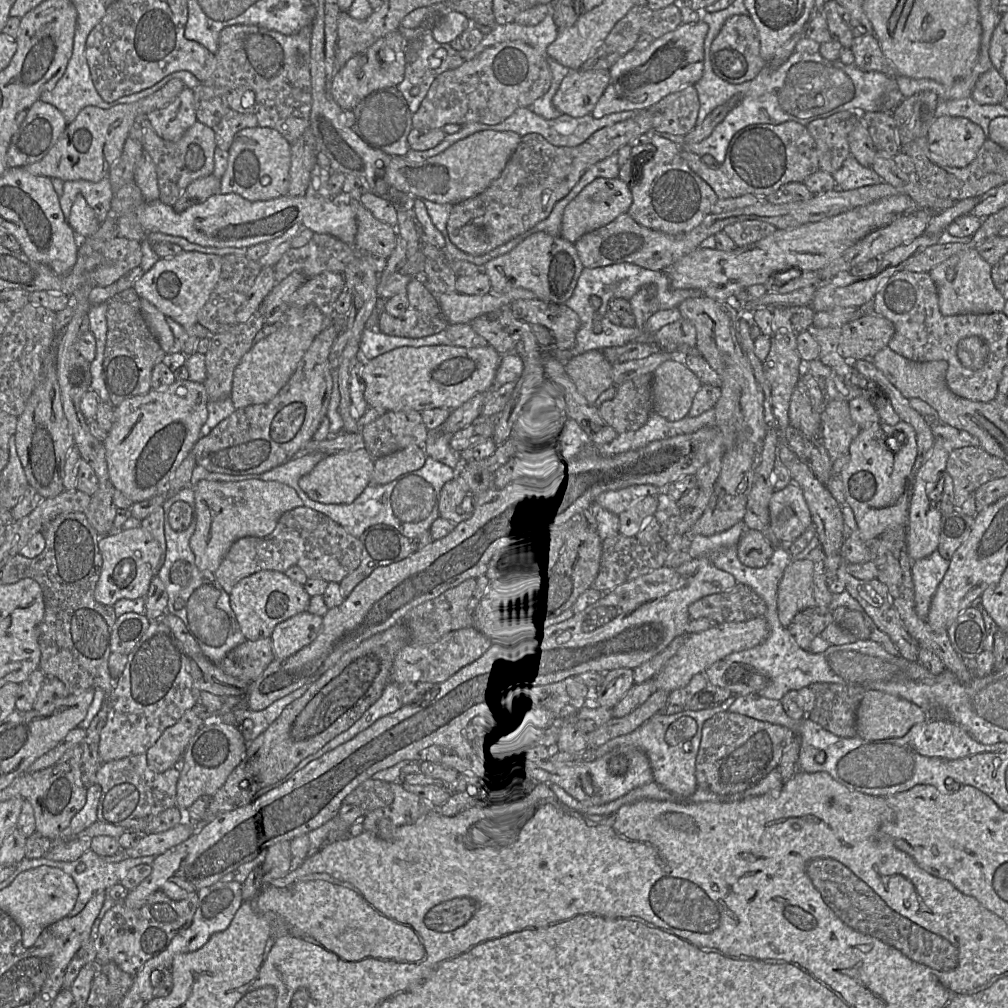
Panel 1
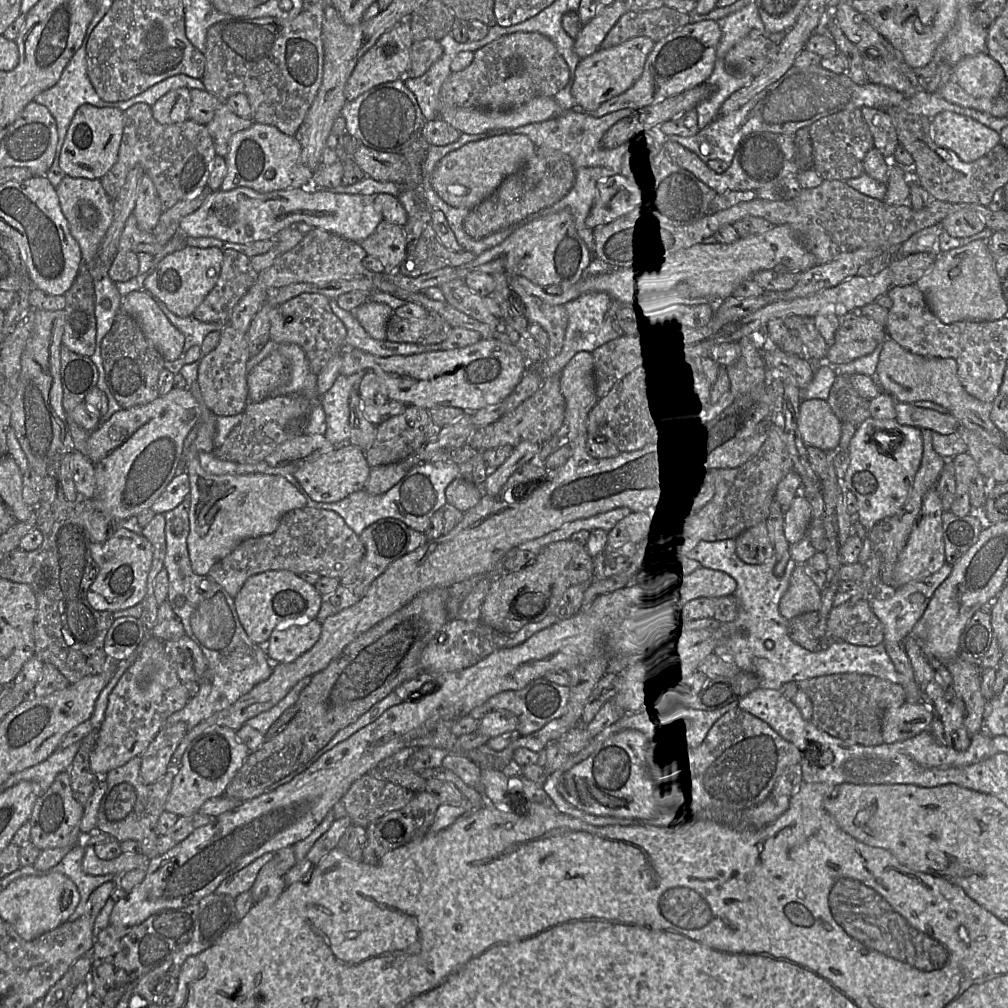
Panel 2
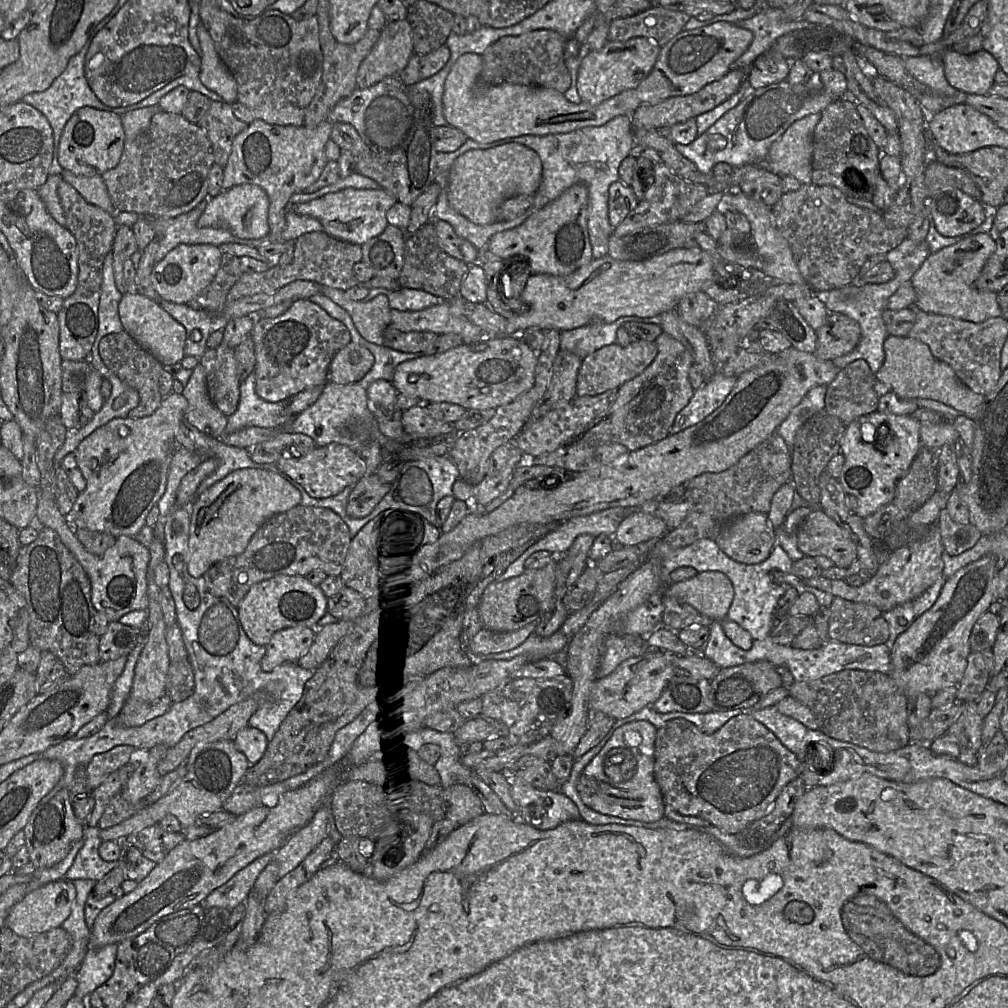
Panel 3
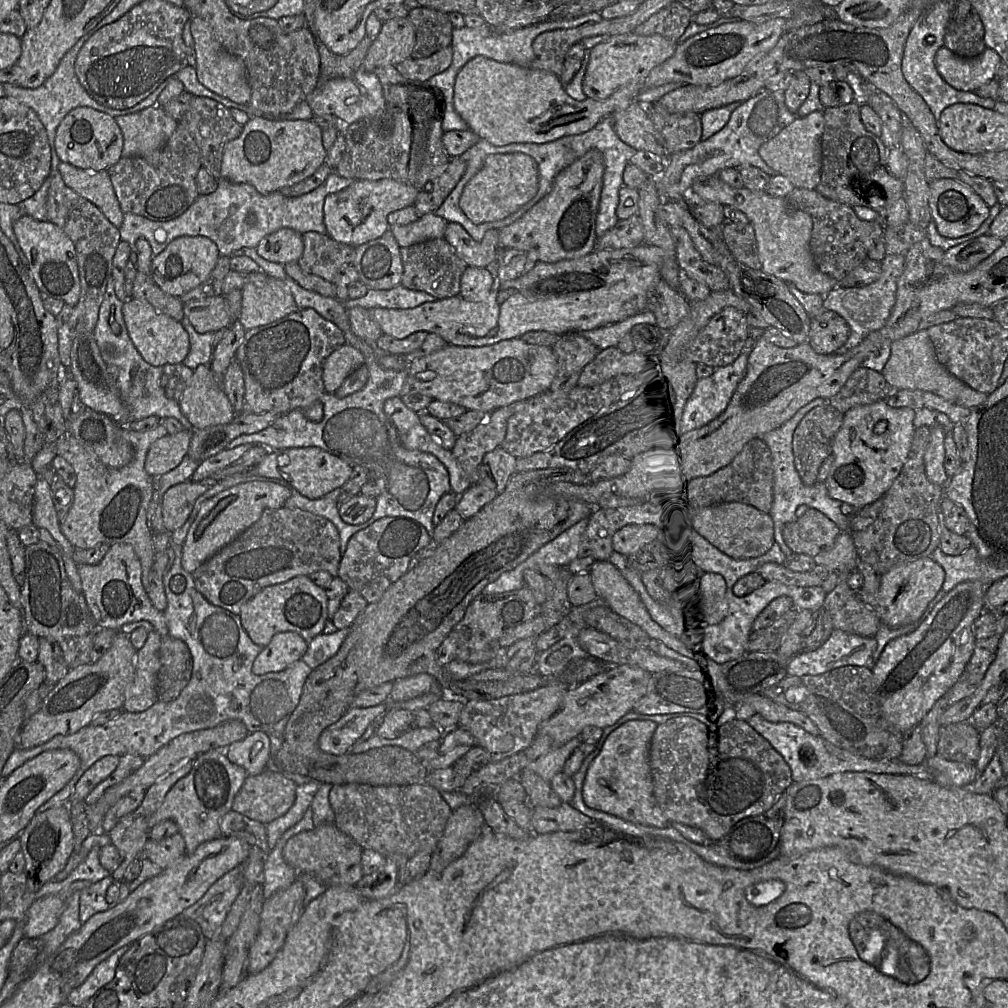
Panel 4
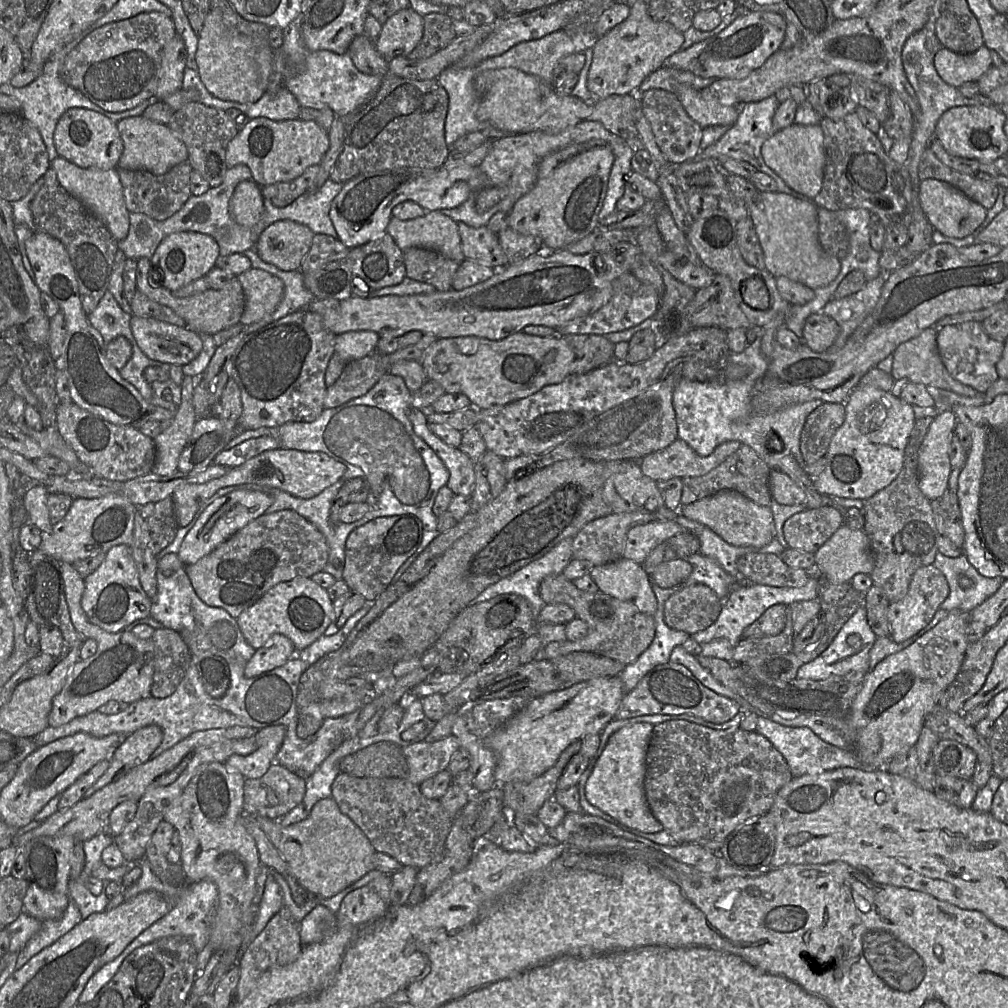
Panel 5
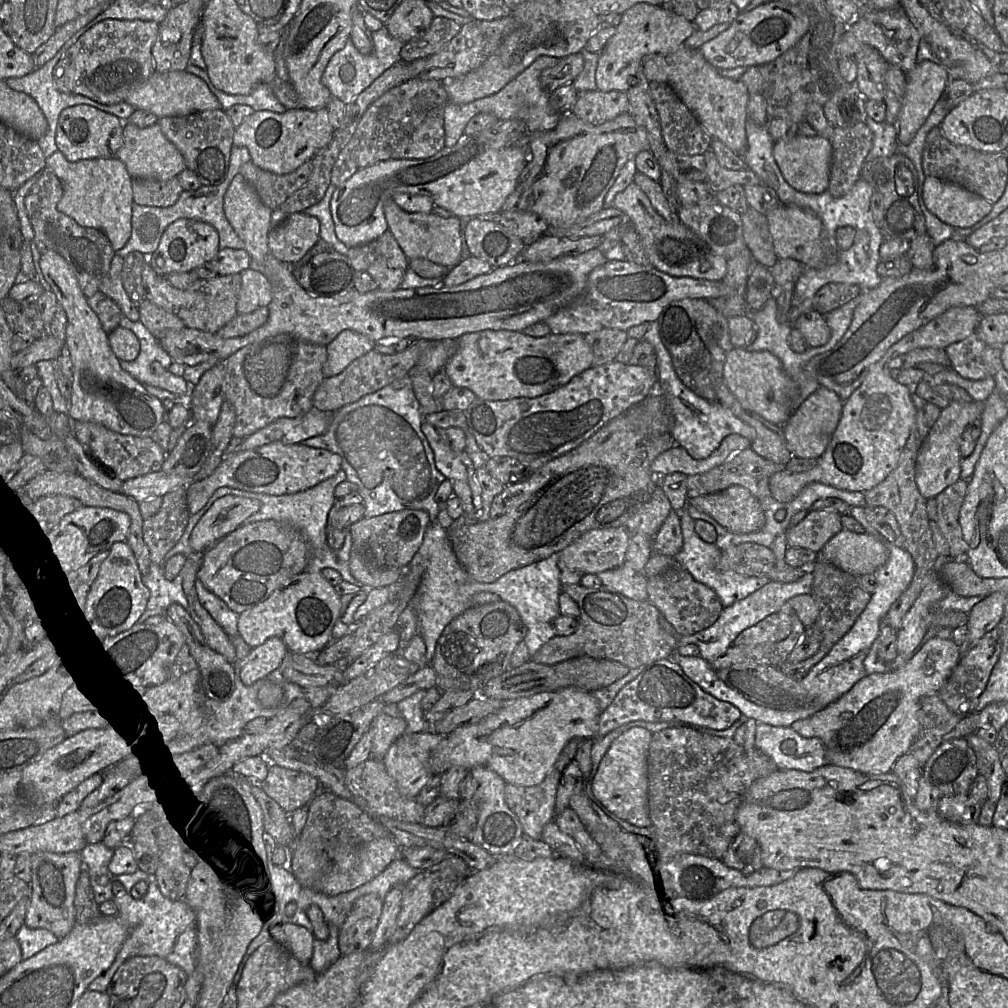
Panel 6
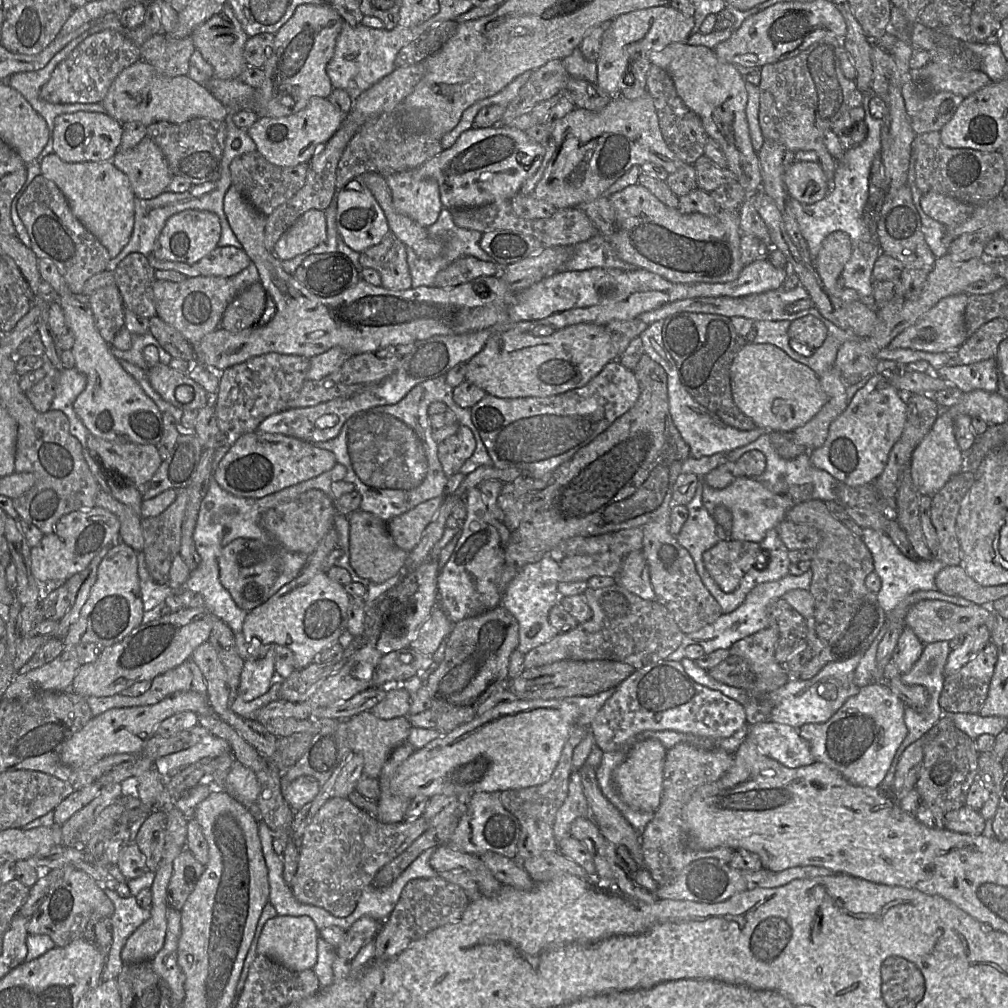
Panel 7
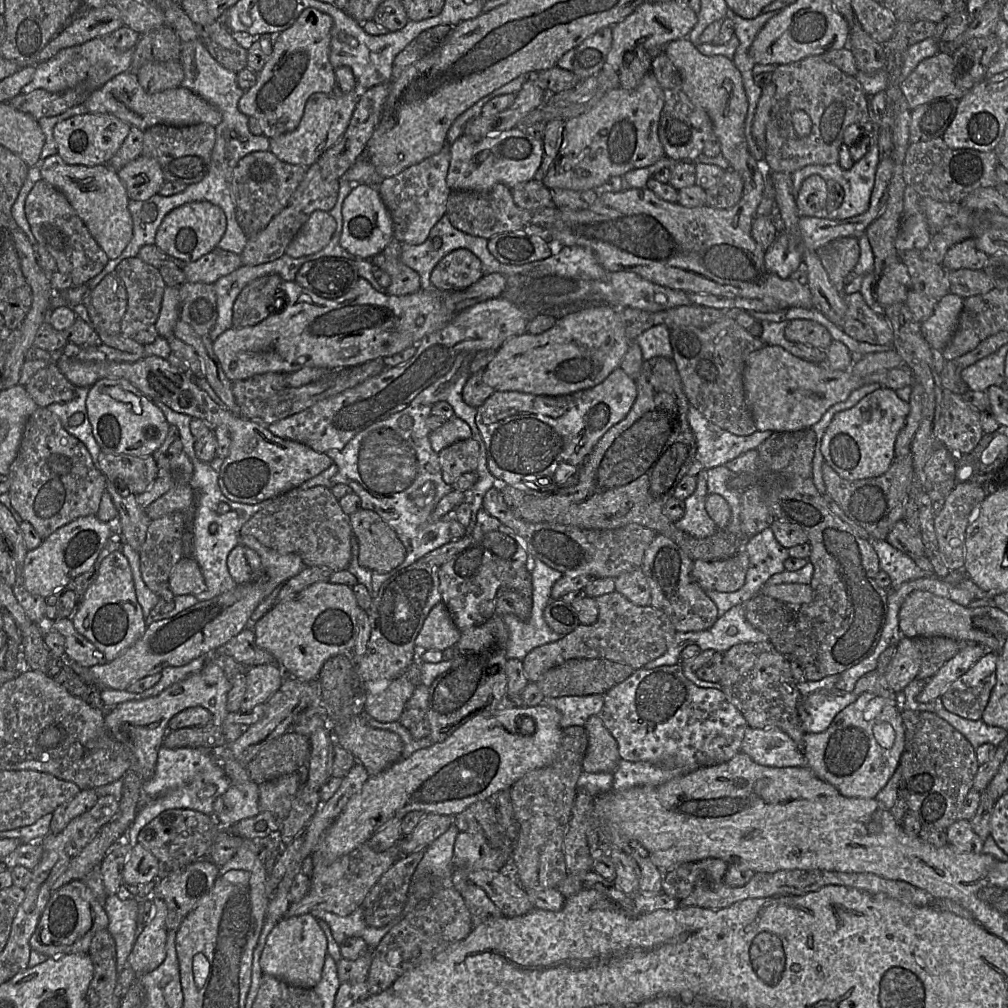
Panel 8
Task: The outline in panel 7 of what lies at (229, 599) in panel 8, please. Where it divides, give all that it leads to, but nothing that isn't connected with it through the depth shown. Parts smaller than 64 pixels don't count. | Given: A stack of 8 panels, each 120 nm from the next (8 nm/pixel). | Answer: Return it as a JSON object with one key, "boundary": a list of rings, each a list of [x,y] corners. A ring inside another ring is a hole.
{"boundary":[[[199,607],[183,608],[141,624],[121,641],[102,648],[94,662],[81,665],[70,690],[85,698],[105,697],[119,694],[137,682],[152,681],[191,658],[193,651],[208,641],[213,623],[217,620],[205,607]]]}

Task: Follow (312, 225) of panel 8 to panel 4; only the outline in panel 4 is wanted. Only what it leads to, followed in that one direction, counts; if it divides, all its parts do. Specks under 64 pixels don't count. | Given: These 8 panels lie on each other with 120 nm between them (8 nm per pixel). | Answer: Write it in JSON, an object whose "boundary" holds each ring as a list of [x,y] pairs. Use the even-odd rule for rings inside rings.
{"boundary":[[[281,228],[262,238],[255,249],[260,257],[270,262],[297,263],[304,250],[302,234]]]}

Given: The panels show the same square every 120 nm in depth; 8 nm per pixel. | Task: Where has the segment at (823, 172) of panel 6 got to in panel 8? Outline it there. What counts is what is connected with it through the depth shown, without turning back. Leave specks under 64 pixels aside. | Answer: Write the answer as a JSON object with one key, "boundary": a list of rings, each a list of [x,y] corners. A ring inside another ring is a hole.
{"boundary":[[[811,175],[804,180],[795,196],[799,214],[806,217],[817,217],[824,211],[827,201],[826,181],[819,175]]]}

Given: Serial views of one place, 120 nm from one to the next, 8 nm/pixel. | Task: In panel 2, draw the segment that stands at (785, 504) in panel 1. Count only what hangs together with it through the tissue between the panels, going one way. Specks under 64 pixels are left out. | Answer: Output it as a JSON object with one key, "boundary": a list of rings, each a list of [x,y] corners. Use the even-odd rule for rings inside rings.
{"boundary":[[[802,494],[796,495],[783,516],[783,533],[789,544],[794,544],[806,536],[811,522],[811,509]]]}

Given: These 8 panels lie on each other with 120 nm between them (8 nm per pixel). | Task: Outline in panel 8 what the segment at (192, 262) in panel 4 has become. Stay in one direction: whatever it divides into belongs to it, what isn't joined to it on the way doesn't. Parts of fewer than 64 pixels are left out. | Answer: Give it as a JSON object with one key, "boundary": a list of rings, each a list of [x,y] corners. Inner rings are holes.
{"boundary":[[[208,201],[190,202],[169,212],[160,224],[155,238],[162,252],[190,263],[217,247],[226,230],[226,216],[217,205]]]}

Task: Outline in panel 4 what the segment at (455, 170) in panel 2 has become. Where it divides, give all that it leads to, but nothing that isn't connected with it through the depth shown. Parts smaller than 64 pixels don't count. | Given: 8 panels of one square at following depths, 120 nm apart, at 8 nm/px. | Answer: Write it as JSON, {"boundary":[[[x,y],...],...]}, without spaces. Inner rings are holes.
{"boundary":[[[519,152],[490,155],[485,159],[478,173],[465,185],[459,200],[459,207],[474,224],[500,221],[530,201],[535,196],[537,189],[538,168],[533,158]]]}

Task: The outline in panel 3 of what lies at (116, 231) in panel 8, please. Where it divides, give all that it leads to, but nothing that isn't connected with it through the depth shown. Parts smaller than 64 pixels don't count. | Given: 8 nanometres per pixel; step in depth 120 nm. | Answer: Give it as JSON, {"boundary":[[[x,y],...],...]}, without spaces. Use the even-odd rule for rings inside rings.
{"boundary":[[[64,169],[63,179],[73,186],[87,202],[101,207],[115,217],[117,210],[101,175],[78,176]]]}

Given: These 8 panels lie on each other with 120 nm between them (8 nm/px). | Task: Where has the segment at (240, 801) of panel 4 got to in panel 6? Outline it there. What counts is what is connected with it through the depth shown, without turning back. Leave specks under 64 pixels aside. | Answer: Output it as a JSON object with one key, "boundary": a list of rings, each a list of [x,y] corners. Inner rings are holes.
{"boundary":[[[270,767],[267,770],[265,779],[259,784],[252,784],[252,787],[257,785],[259,785],[267,796],[275,801],[285,813],[290,814],[310,802],[315,790],[319,786],[319,782],[306,773]]]}

